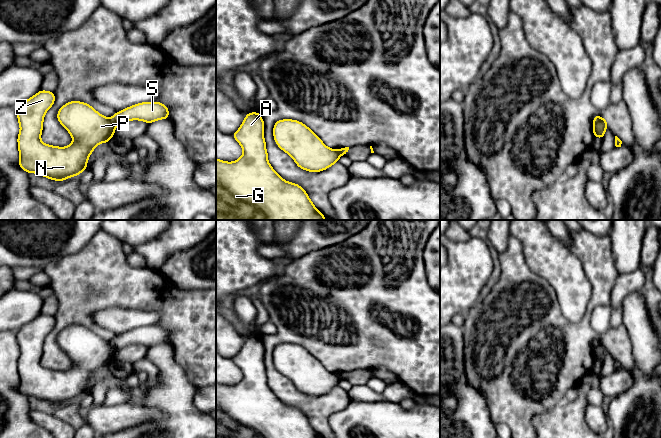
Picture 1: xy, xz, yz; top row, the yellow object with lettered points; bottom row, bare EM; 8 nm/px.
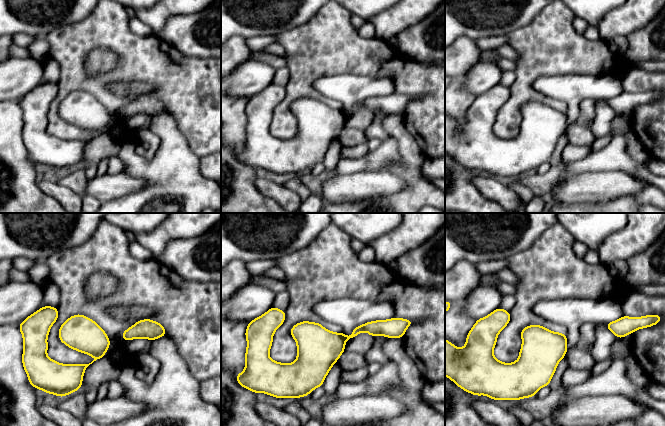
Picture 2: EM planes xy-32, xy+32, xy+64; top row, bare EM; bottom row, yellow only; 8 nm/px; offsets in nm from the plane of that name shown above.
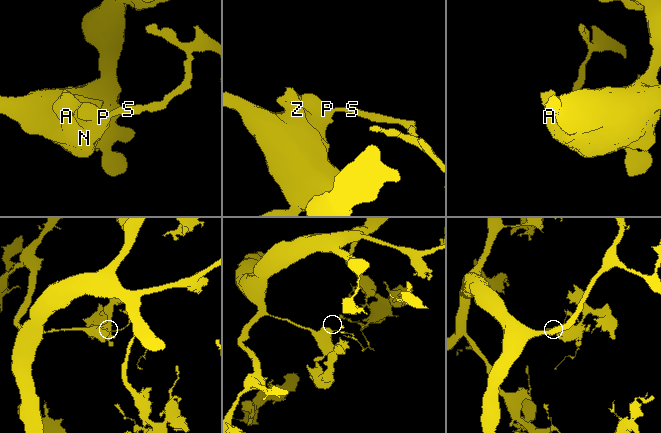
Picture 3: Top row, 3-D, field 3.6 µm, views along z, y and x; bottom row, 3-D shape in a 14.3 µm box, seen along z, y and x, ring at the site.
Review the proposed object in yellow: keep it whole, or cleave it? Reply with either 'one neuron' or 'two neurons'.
two neurons

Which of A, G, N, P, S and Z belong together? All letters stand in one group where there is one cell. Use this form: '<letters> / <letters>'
A G N P Z / S

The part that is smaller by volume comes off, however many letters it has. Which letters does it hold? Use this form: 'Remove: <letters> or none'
Remove: S

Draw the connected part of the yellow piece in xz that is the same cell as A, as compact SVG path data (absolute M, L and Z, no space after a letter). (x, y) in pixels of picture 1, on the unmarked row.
M260 337L246 338L239 353L232 358L242 371L242 380L233 386L216 382L216 438L322 438L299 408L284 404L270 389L264 352L265 348Z

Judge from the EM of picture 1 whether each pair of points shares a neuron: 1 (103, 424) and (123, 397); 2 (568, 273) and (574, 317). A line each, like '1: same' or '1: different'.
1: different
2: same

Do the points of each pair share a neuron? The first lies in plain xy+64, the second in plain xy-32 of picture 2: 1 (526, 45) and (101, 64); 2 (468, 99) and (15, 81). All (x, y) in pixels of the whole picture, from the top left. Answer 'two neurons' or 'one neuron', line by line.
1: two neurons
2: two neurons

